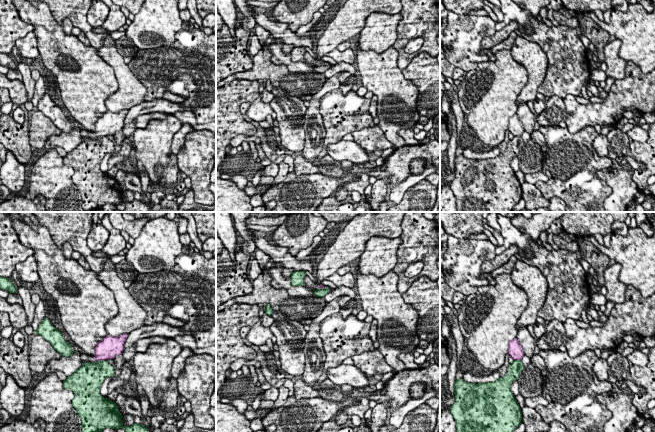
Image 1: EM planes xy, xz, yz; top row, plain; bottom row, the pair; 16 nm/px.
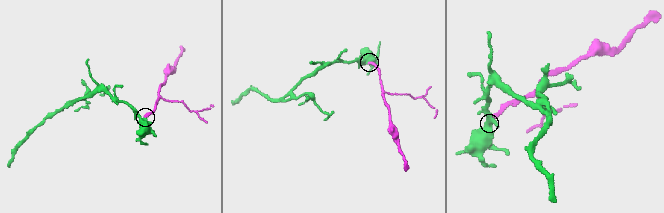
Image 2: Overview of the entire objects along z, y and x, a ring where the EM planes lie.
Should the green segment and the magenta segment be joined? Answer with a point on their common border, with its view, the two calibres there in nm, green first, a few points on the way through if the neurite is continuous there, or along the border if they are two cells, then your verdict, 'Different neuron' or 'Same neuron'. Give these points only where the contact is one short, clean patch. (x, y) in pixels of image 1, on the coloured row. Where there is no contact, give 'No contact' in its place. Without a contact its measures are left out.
Touches green at xy (102, 360). Thickness 360 nm (green) against 340 nm. Boundary: xy (105, 359), (97, 361). Different neuron

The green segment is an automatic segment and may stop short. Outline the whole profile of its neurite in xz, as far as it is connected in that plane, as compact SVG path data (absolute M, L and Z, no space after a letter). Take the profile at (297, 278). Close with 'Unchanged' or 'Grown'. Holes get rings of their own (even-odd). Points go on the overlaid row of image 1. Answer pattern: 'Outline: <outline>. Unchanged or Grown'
Outline: M294 271L291 275L291 284L293 286L305 286L304 278L306 273L303 271Z. Unchanged

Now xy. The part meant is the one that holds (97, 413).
Outline: M106 360L88 362L63 381L63 388L74 393L72 405L81 417L82 432L102 432L105 428L149 432L142 424L124 426L119 406L100 394L104 380L114 373L114 367Z. Unchanged

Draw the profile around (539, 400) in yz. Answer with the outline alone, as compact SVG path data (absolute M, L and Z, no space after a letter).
M542 394L534 398L524 399L524 403L525 403L525 406L528 406L533 409L535 409L539 405L542 405L542 406L548 405L548 401L543 397Z

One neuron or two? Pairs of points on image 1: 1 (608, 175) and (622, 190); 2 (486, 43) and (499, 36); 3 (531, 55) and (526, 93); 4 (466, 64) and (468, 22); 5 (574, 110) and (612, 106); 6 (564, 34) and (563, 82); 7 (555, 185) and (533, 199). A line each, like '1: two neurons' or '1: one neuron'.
1: one neuron
2: one neuron
3: one neuron
4: one neuron
5: one neuron
6: one neuron
7: two neurons

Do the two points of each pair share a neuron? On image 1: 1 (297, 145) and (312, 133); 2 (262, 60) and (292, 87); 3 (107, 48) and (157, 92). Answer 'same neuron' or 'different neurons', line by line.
1: different neurons
2: same neuron
3: different neurons

